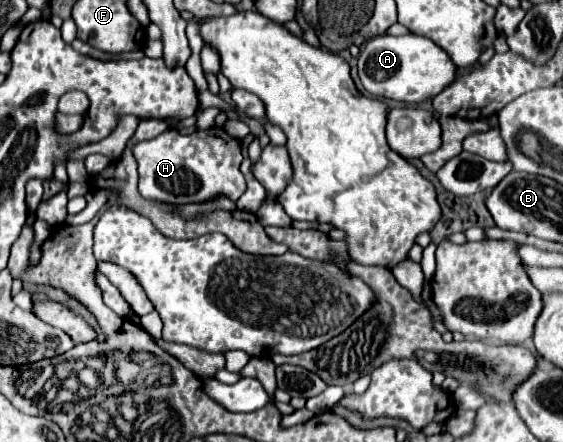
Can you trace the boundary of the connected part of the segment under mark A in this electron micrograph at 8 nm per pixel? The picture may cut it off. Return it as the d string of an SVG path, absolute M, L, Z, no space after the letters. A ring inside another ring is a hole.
M419 34L405 36L375 36L367 40L359 54L359 78L363 88L381 98L391 98L405 104L417 104L435 98L457 78L457 68L451 64L447 52L443 52L433 40Z

